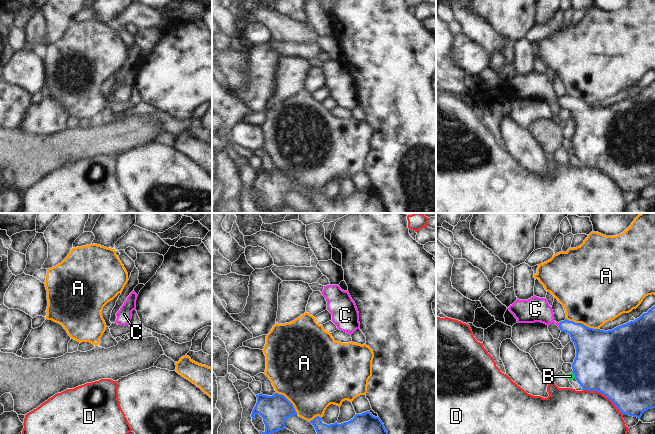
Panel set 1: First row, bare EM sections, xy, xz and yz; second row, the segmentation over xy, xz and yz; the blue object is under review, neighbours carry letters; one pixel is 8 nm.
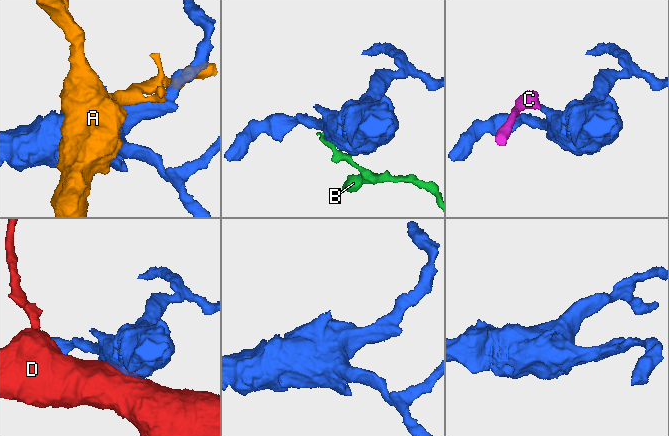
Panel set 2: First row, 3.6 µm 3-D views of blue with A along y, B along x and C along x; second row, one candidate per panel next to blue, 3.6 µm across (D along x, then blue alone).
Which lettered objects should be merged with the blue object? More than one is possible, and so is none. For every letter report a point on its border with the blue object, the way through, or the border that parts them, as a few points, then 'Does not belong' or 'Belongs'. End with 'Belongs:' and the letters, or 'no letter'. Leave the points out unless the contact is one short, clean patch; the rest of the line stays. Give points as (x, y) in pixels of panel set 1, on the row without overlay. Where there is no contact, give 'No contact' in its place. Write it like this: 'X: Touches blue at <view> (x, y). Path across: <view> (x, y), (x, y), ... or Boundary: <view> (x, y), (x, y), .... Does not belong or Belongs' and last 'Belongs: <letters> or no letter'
A: Touches blue at yz (581, 99). Does not belong
B: Touches blue at yz (574, 151). Boundary: yz (572, 147), (575, 154). Does not belong
C: Touches blue at yz (559, 101). Path across: yz (586, 116), (576, 106), (559, 101), (541, 87), (535, 85). Belongs
D: Touches blue at yz (604, 170). Does not belong
Belongs: C

